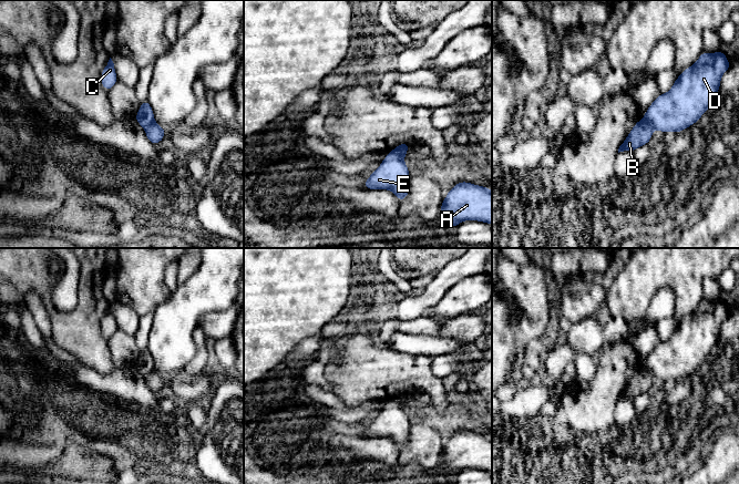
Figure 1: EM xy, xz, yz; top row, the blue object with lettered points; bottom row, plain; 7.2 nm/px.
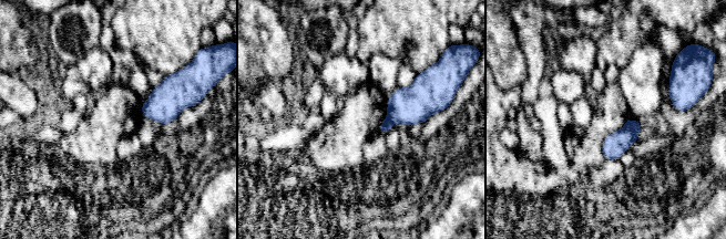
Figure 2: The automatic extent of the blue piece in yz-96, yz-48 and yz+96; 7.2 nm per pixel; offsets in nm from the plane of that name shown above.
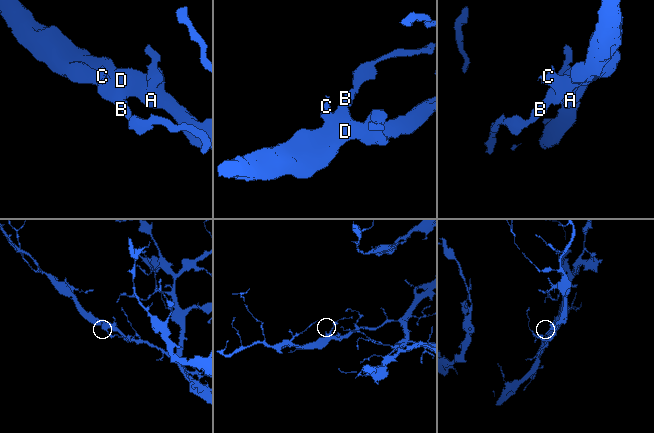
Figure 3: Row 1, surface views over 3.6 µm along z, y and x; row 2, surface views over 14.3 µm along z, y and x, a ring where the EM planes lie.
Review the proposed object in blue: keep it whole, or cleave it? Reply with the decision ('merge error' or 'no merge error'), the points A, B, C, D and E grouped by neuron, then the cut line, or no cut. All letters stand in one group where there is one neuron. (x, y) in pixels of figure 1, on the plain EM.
merge error | A C D E / B | yz (642, 368), (653, 376)

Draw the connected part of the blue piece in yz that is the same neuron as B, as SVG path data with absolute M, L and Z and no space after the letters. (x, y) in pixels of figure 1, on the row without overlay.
M639 368L619 394L618 401L624 399L635 400L636 397L648 392L651 385L653 375L643 368Z

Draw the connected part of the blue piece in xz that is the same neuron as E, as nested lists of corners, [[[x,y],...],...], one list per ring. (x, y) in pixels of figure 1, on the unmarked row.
[[[397,399],[388,400],[377,419],[363,432],[367,437],[391,439],[401,451],[409,443],[409,416]]]

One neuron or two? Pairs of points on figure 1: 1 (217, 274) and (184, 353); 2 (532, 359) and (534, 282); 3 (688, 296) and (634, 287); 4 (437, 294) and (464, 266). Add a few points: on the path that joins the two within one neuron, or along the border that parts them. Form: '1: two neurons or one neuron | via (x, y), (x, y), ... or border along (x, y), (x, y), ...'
1: one neuron | via (201, 294), (184, 310), (184, 333)
2: two neurons | border along (534, 342), (530, 343), (522, 354)
3: one neuron | via (675, 282), (647, 281)
4: one neuron | via (441, 286), (457, 270)

